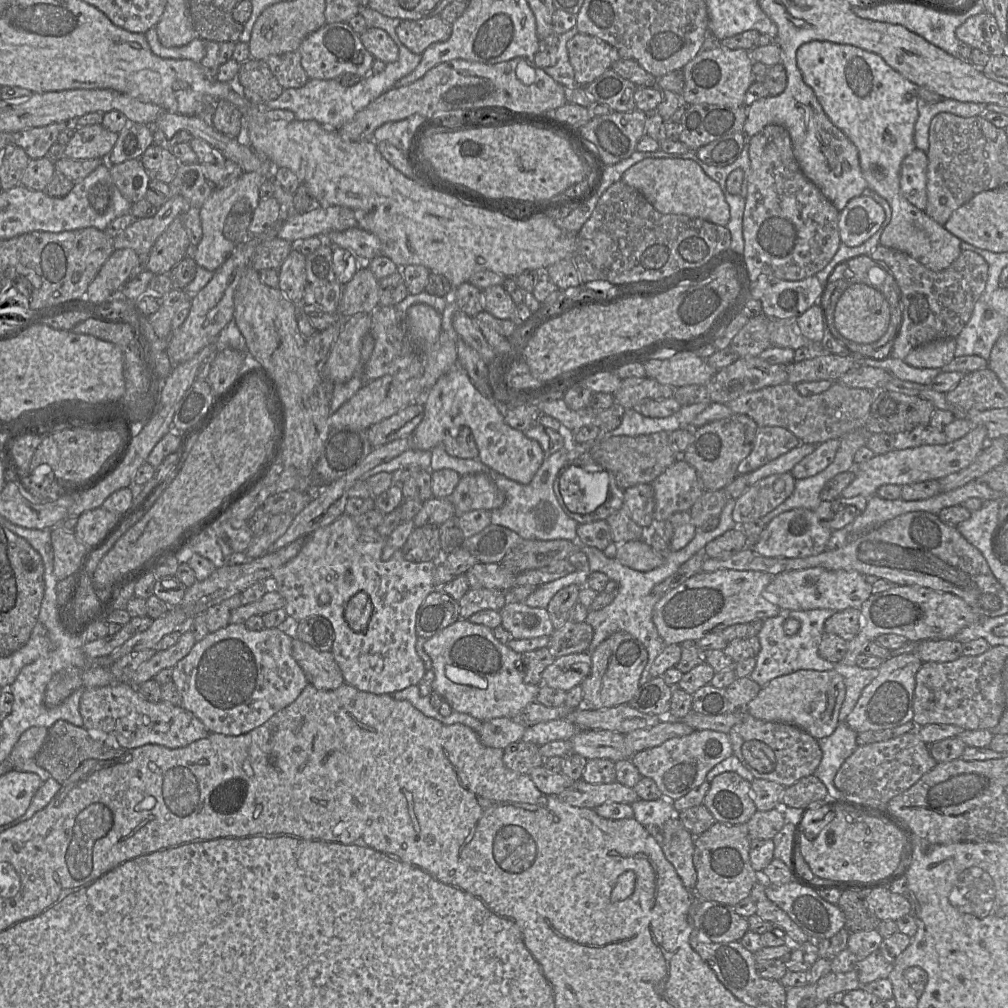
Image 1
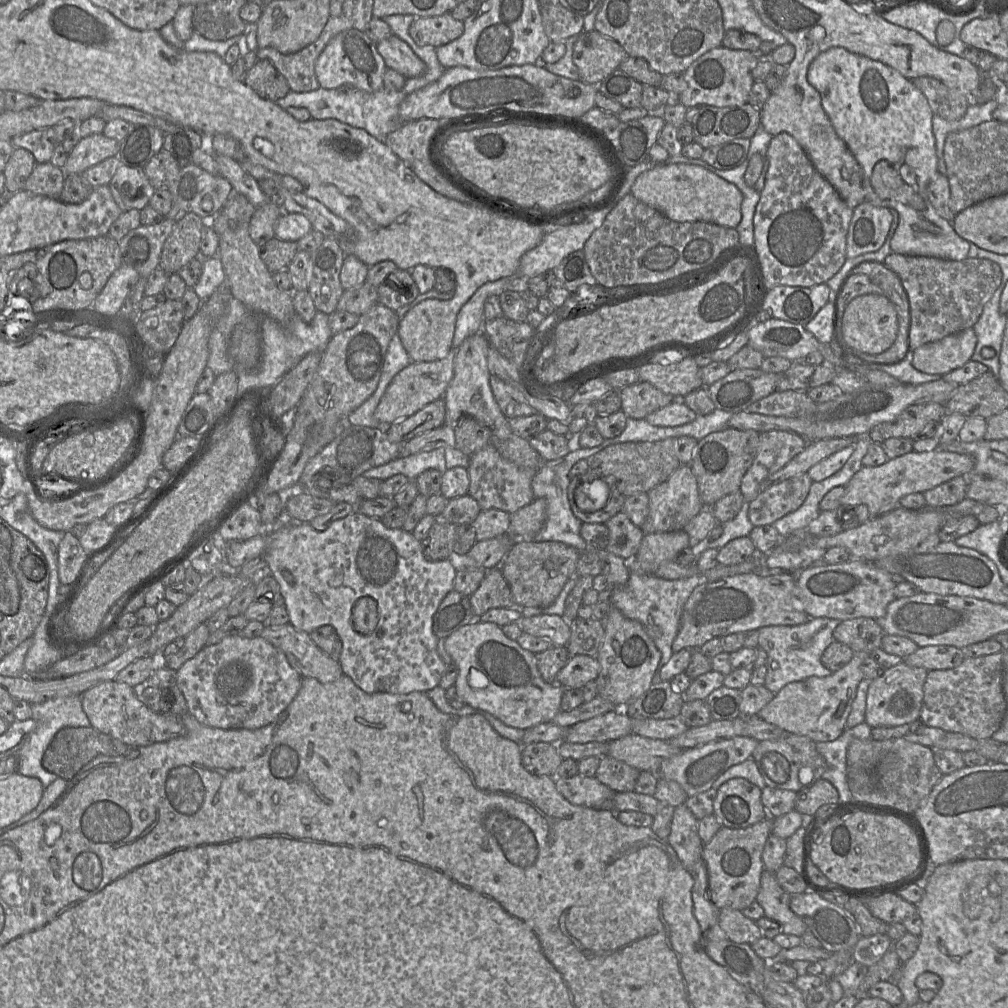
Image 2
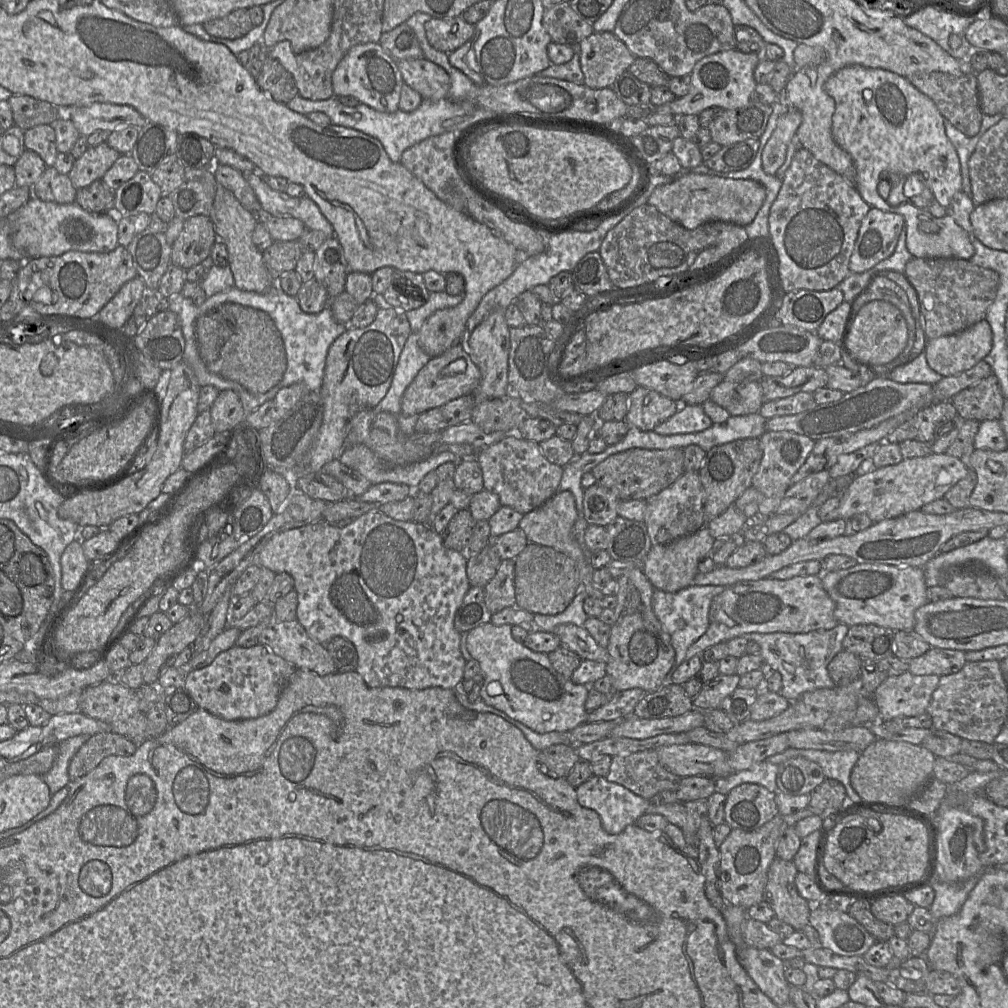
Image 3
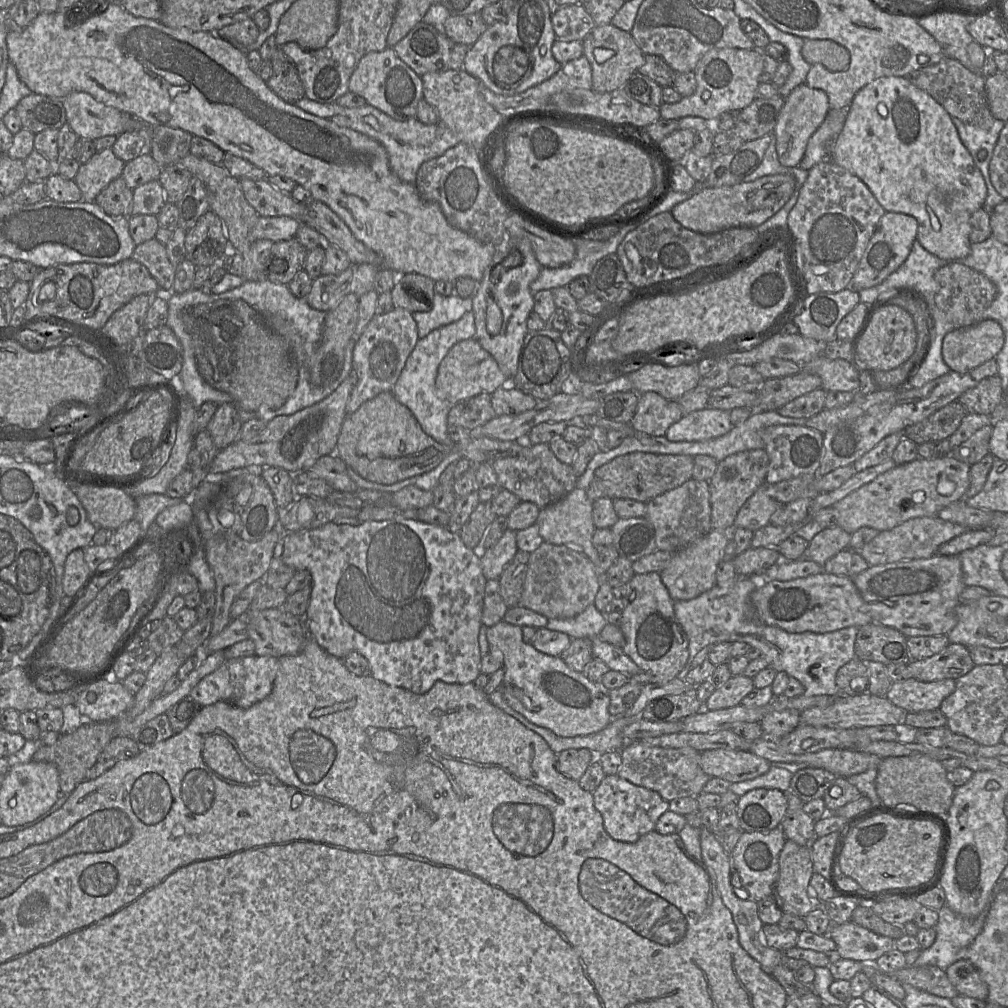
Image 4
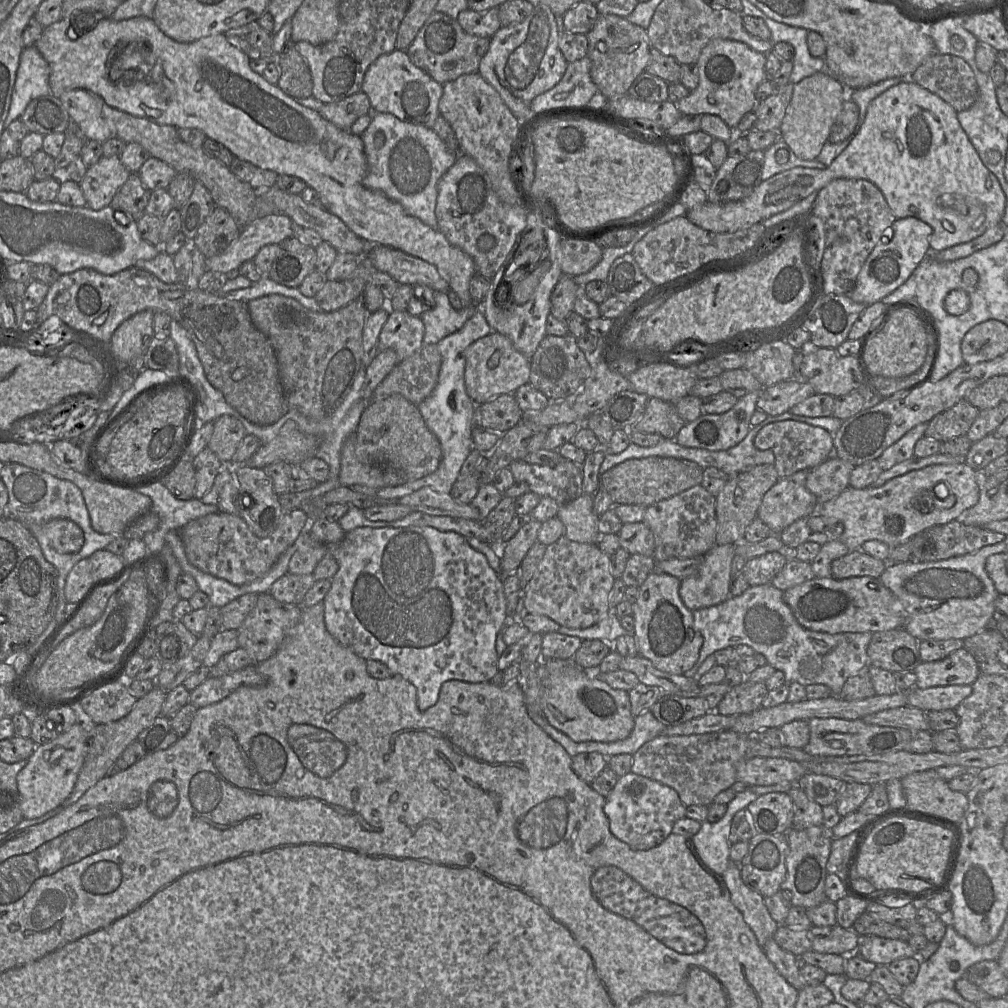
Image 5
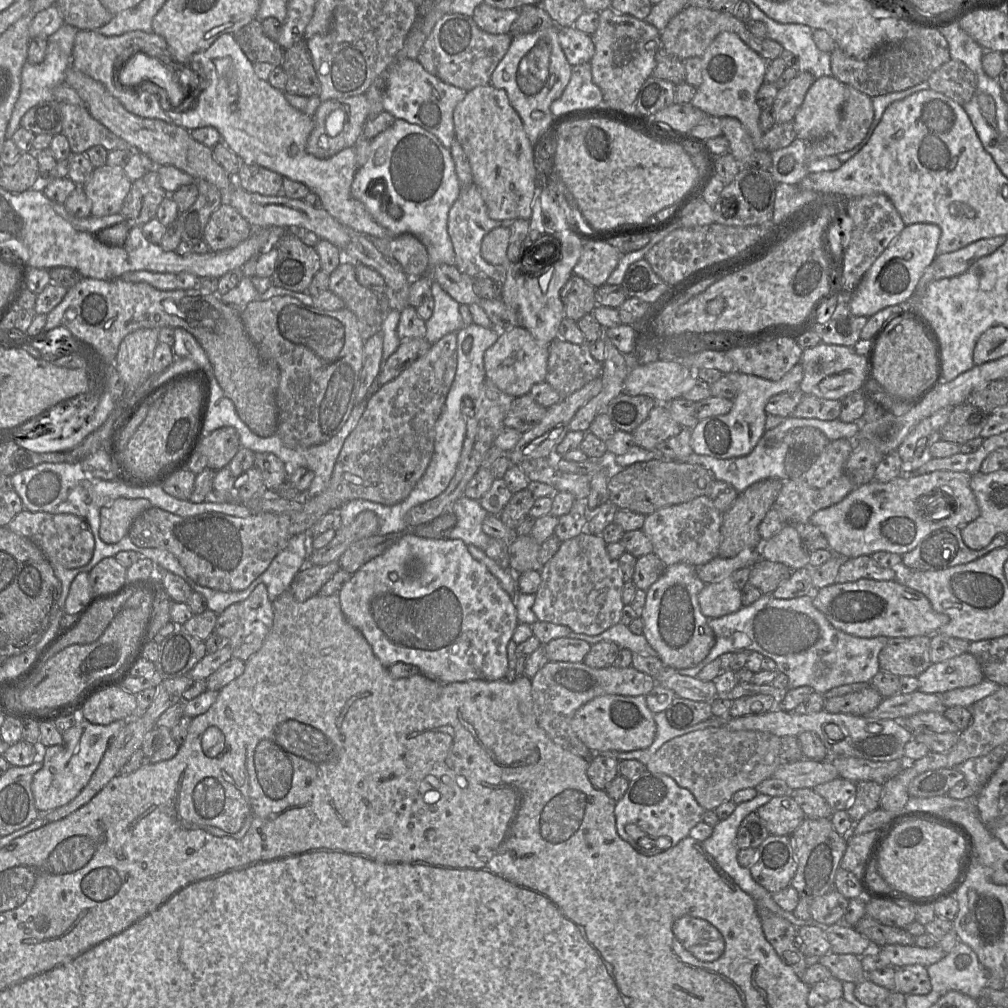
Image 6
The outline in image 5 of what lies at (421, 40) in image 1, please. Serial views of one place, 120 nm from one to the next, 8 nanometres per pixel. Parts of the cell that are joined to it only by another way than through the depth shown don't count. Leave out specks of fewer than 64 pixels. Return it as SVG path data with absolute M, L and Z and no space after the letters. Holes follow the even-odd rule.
M498 7L486 11L461 11L456 17L457 22L468 34L481 38L491 38L501 27Z

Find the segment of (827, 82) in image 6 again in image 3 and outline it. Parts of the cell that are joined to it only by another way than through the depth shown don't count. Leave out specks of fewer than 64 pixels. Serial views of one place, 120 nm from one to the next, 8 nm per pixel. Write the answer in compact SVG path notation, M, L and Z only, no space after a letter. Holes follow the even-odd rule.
M789 109L787 113L779 116L776 129L761 154L765 173L774 175L784 164L788 148L801 122L802 115L797 109Z

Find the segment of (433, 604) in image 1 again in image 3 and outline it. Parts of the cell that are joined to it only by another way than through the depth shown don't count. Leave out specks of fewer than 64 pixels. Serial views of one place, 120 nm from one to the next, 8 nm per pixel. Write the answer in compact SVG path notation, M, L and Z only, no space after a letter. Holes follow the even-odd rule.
M471 587L455 614L454 626L458 632L466 634L471 629L490 622L491 616L492 613L485 604L484 587Z

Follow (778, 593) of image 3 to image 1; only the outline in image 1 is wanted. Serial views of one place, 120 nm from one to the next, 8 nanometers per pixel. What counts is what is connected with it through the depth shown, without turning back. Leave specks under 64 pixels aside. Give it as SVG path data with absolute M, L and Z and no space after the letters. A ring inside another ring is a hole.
M721 569L700 572L665 594L653 609L653 622L665 645L697 641L708 633L721 632L734 624L766 620L781 614L782 610L764 597L773 579L761 571Z

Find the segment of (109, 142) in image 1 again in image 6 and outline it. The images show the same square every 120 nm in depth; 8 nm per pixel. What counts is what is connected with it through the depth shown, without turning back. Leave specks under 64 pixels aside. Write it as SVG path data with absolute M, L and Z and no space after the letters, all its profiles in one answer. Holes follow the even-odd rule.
M104 166L95 168L83 186L91 202L91 216L103 217L118 214L132 186L123 167Z

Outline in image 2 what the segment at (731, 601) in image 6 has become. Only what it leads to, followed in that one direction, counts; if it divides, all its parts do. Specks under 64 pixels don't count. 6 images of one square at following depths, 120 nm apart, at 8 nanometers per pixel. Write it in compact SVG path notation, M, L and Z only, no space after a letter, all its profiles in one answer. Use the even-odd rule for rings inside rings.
M684 530L646 534L635 559L644 572L652 573L662 563L674 561L688 548L689 536Z

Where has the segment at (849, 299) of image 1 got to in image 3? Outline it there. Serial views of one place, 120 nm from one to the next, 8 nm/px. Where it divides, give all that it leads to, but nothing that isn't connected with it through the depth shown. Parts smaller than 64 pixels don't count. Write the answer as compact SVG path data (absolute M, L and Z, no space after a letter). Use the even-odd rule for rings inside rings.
M873 300L864 304L853 317L846 345L859 359L871 364L887 364L897 358L908 342L908 326L901 311L892 303Z

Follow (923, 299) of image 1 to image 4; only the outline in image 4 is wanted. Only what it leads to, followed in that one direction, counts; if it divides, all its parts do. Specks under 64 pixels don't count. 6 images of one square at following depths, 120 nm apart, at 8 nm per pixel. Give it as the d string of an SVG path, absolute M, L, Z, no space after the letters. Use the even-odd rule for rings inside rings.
M958 261L949 262L939 268L934 274L934 279L937 285L935 305L946 313L954 329L981 322L981 315L997 295L997 287L990 279Z

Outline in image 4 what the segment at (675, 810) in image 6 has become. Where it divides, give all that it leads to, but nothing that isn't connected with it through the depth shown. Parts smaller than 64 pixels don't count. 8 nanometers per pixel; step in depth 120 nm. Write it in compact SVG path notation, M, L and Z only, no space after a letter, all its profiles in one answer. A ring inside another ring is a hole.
M617 774L606 775L592 794L606 832L613 839L623 842L635 842L644 834L654 831L659 818L669 810L669 801L657 792L634 785Z

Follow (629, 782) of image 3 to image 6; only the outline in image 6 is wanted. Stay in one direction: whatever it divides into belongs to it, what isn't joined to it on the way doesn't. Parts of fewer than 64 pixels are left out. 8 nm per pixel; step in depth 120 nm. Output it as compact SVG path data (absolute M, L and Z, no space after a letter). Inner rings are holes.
M709 727L704 730L691 731L687 734L675 737L665 742L651 757L645 767L646 770L651 773L661 773L671 777L677 782L680 787L688 789L694 795L700 806L702 806L705 810L715 810L722 803L731 801L735 792L746 788L755 788L763 780L771 778L777 767L781 763L785 762L781 758L781 747L781 737L770 732L759 730L729 730L726 727Z

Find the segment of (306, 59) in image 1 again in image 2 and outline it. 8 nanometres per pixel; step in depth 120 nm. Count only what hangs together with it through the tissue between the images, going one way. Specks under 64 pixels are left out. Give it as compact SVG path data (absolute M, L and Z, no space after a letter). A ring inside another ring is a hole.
M348 29L335 35L326 45L315 63L315 75L320 87L340 89L353 87L366 92L376 92L384 88L384 74L387 69L376 43L365 32Z

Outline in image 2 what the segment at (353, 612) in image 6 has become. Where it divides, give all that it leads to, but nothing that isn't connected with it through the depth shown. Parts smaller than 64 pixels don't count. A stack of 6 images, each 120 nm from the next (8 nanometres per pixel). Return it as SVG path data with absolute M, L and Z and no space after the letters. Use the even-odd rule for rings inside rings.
M359 511L352 512L344 518L338 519L331 523L326 530L315 530L309 523L290 522L275 523L274 525L263 525L263 531L254 538L248 540L236 540L225 542L226 563L232 568L240 568L249 560L262 557L269 569L269 573L276 579L280 586L280 592L286 604L289 623L297 630L306 633L312 632L314 629L323 626L332 626L342 642L342 651L339 657L339 664L343 674L351 678L351 680L364 692L386 692L392 694L405 694L414 691L426 692L439 685L442 676L448 671L448 666L438 654L439 637L433 631L433 615L439 607L445 596L453 590L453 582L457 570L452 564L451 559L442 561L428 561L425 559L422 551L421 541L417 540L411 532L407 532L402 528L387 528L382 524L380 519L368 517ZM361 597L373 598L378 606L378 623L375 629L367 635L358 633L352 624L352 609L355 602Z

